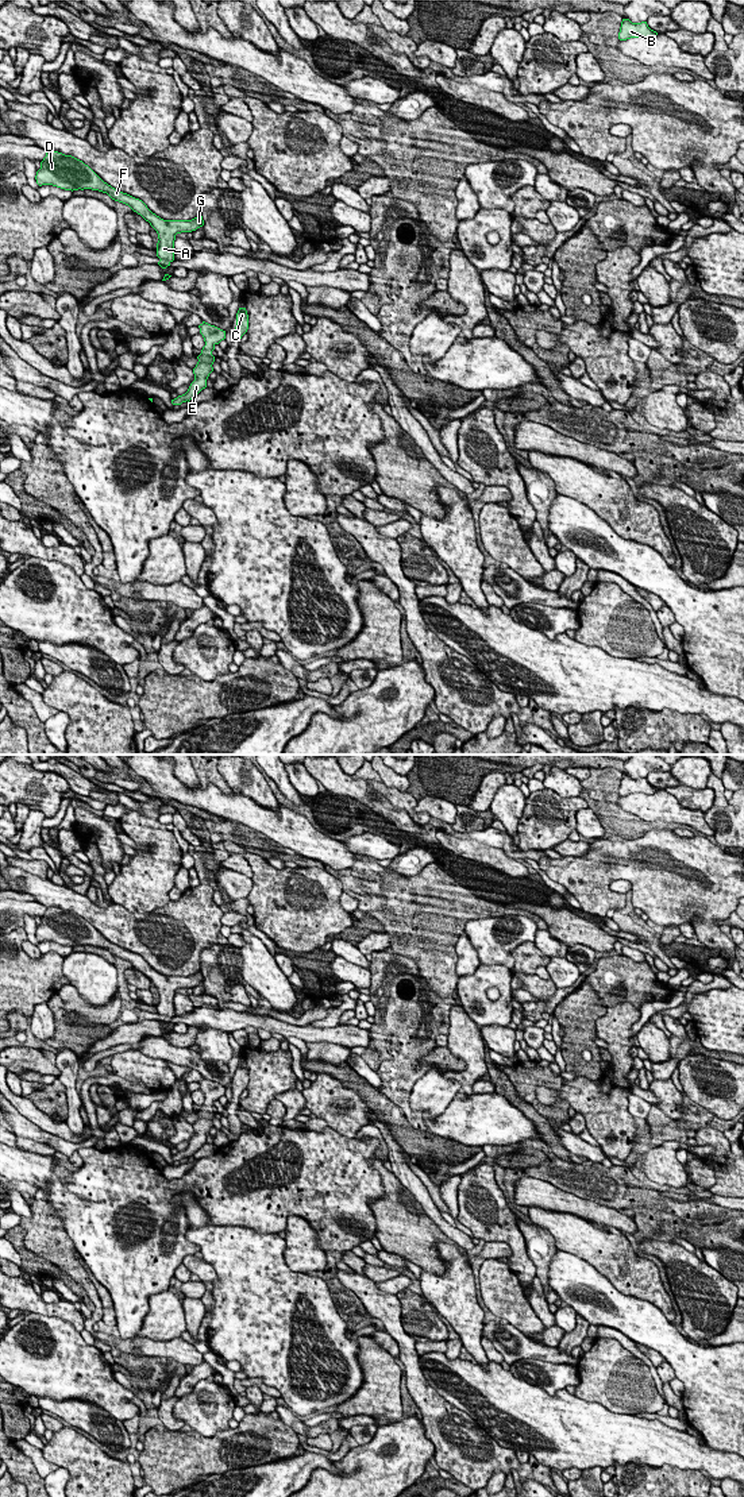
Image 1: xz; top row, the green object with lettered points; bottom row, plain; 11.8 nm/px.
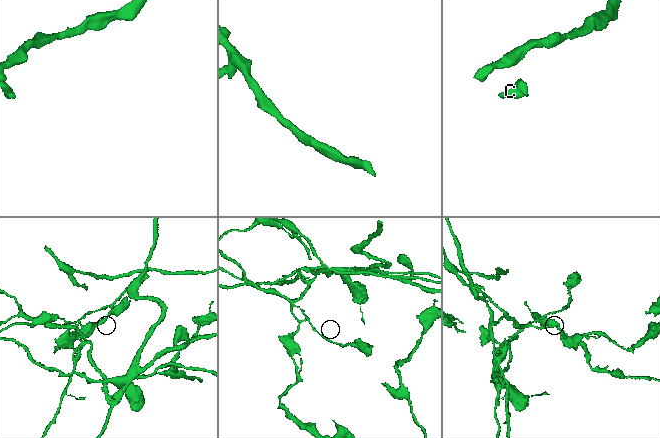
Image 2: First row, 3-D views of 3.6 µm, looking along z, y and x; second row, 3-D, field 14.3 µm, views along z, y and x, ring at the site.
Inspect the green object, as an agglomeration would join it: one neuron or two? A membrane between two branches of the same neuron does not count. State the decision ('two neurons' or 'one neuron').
one neuron

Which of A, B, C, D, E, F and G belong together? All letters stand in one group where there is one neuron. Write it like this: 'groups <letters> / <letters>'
groups A B C D E F G

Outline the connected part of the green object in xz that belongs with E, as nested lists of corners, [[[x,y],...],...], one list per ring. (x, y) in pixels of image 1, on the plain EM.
[[[203,1077],[200,1081],[200,1089],[204,1093],[205,1101],[201,1106],[201,1110],[197,1112],[198,1118],[193,1124],[194,1137],[190,1139],[188,1147],[177,1154],[171,1155],[173,1161],[181,1161],[182,1158],[189,1158],[193,1155],[203,1145],[207,1143],[207,1135],[209,1130],[213,1127],[215,1112],[212,1107],[215,1101],[225,1095],[225,1087],[211,1081]]]

